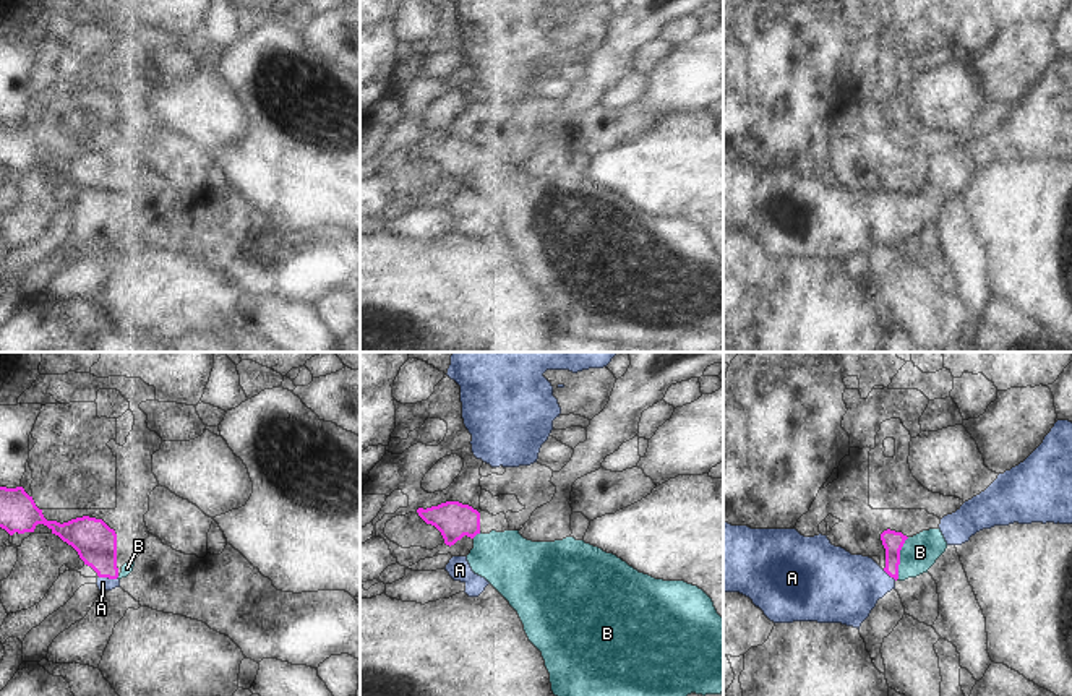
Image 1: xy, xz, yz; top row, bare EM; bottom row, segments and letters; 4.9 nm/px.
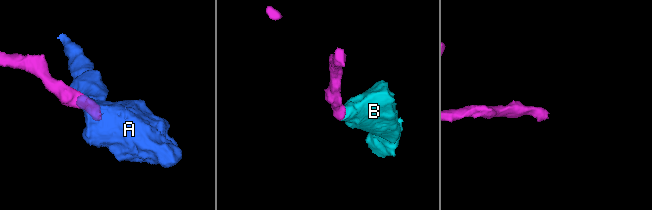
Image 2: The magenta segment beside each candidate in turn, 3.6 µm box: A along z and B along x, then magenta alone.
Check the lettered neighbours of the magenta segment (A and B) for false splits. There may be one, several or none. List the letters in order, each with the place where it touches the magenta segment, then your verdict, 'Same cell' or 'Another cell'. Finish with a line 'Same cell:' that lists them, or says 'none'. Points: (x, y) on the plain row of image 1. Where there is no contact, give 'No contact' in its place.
A: Touches magenta at xy (109, 214). Another cell
B: Touches magenta at yz (899, 195). Same cell
Same cell: B

